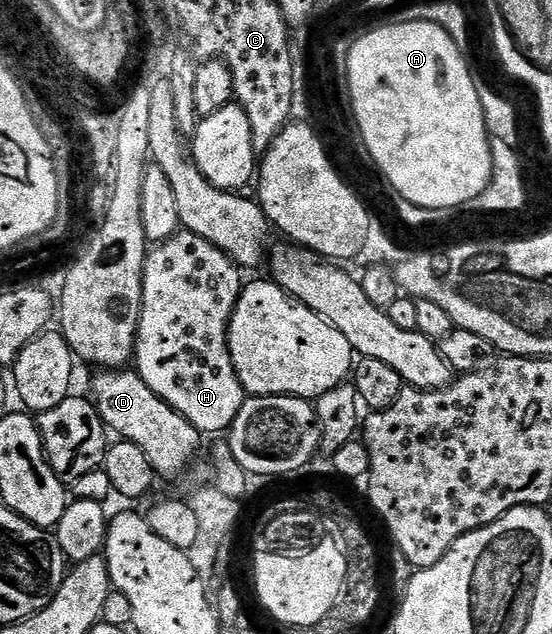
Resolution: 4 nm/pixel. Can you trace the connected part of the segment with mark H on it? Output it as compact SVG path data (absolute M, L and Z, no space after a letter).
M180 230L174 236L170 236L168 240L163 241L162 244L152 247L147 253L147 261L143 267L143 305L139 315L139 329L135 335L134 371L138 372L145 382L145 386L149 386L149 390L153 390L153 394L157 394L165 402L169 402L169 406L173 406L173 410L177 410L185 419L193 422L193 426L200 434L207 434L207 432L226 433L237 418L245 399L243 387L237 378L237 370L233 366L233 358L229 354L229 342L227 341L231 315L237 306L239 296L243 293L245 283L244 277L241 278L239 275L241 275L241 269L234 260L229 259L221 250L217 250L217 246L205 242L205 238L186 230Z

